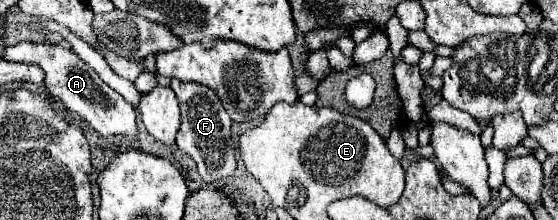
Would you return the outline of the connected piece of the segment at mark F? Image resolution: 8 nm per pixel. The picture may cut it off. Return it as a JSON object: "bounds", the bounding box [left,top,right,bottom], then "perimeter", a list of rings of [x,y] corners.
{"bounds":[170,78,236,182],"perimeter":[[[172,78],[170,88],[176,92],[176,98],[180,102],[182,124],[176,136],[178,148],[194,158],[202,180],[218,182],[222,178],[228,178],[236,170],[236,148],[232,146],[230,138],[230,116],[222,108],[218,94],[204,84],[180,82],[178,78]]]}

